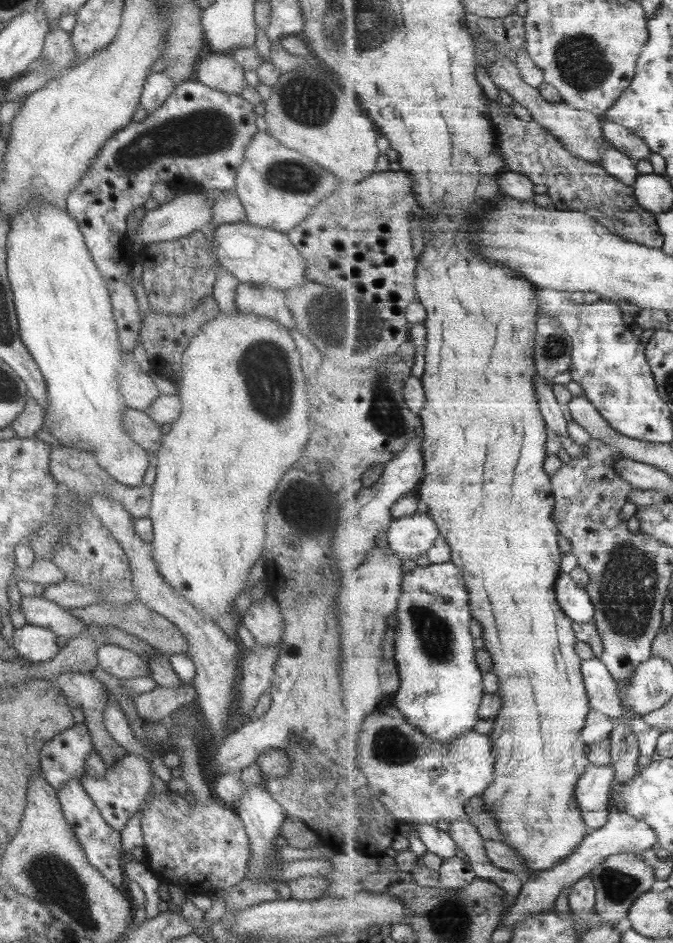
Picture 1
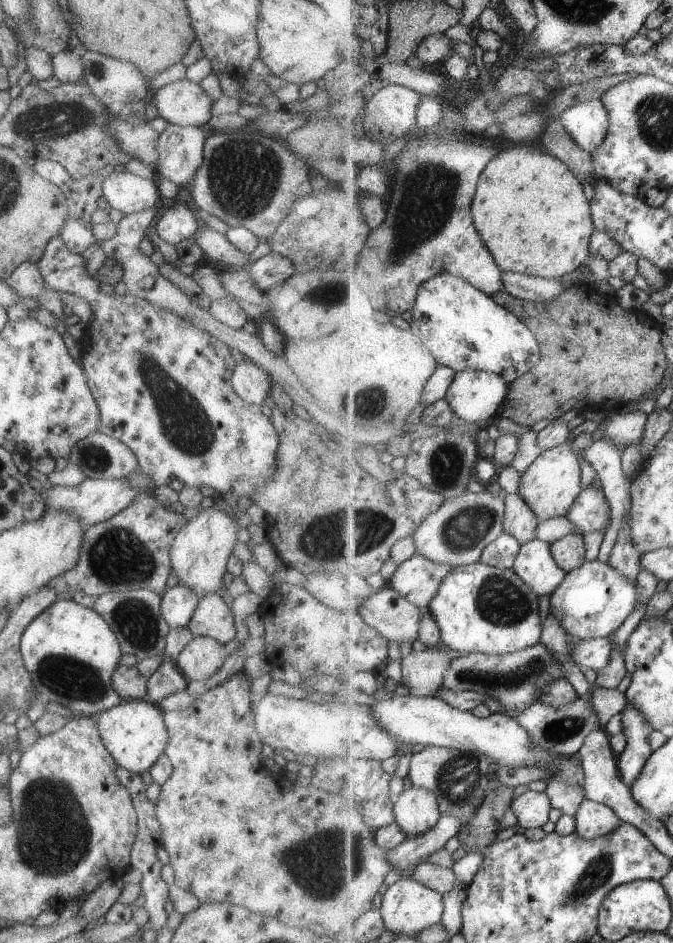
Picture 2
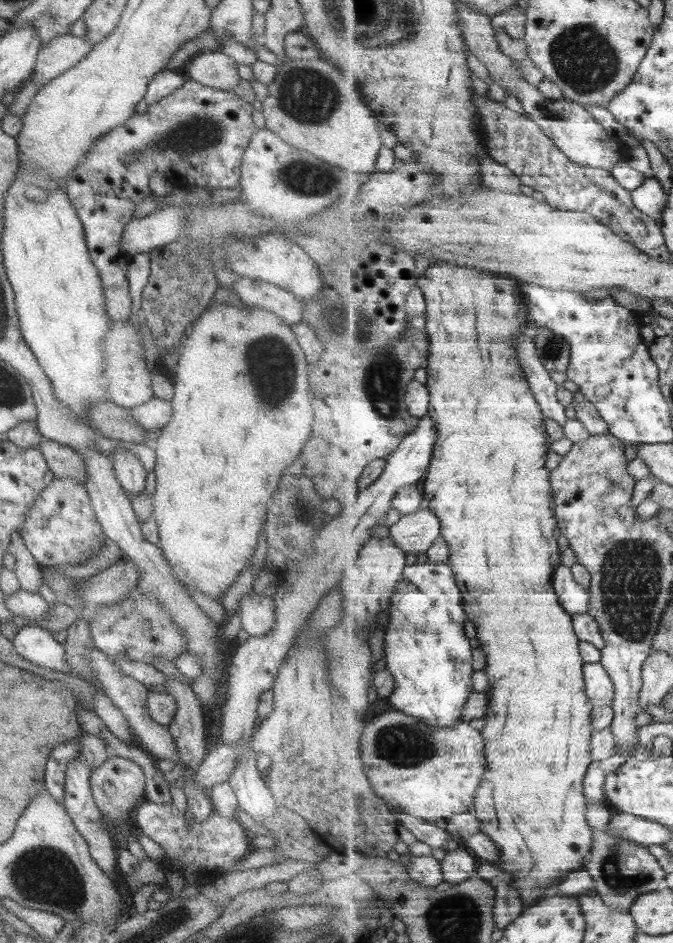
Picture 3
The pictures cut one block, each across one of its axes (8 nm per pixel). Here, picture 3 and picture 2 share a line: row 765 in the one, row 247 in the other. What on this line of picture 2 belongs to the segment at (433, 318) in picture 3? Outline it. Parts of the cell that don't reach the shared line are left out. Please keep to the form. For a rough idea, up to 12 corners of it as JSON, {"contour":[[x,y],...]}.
{"contour":[[508,145],[477,183],[501,270],[559,279],[597,230],[583,183]]}

